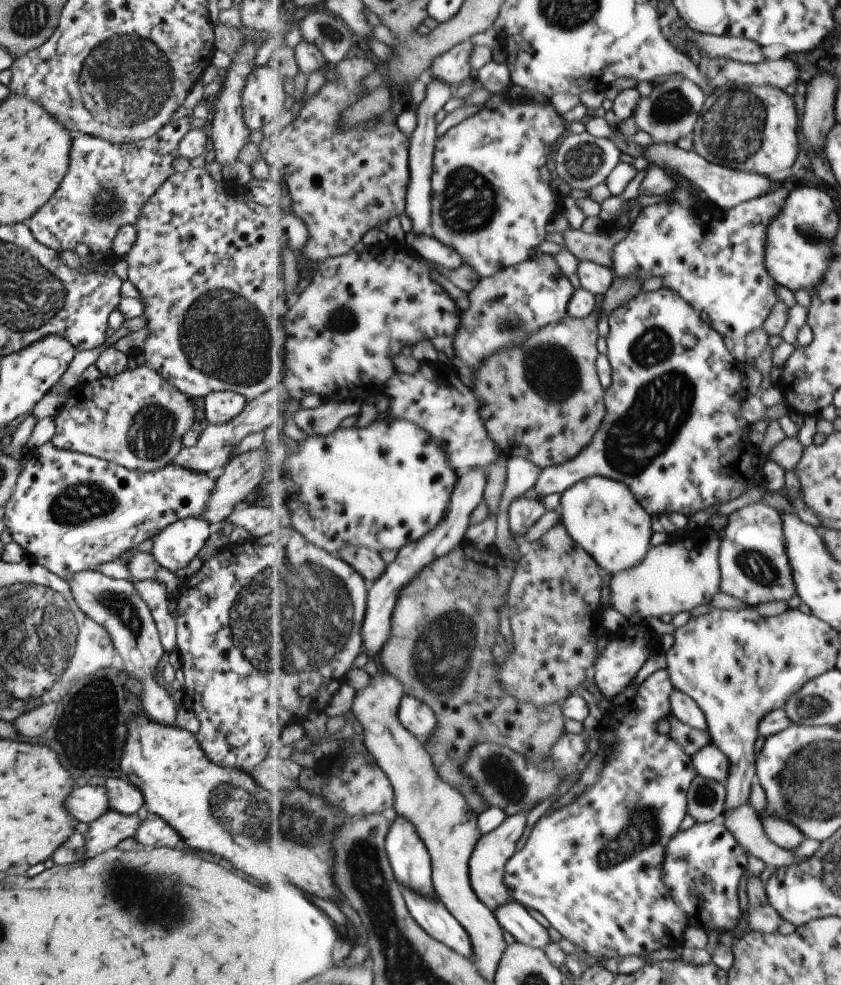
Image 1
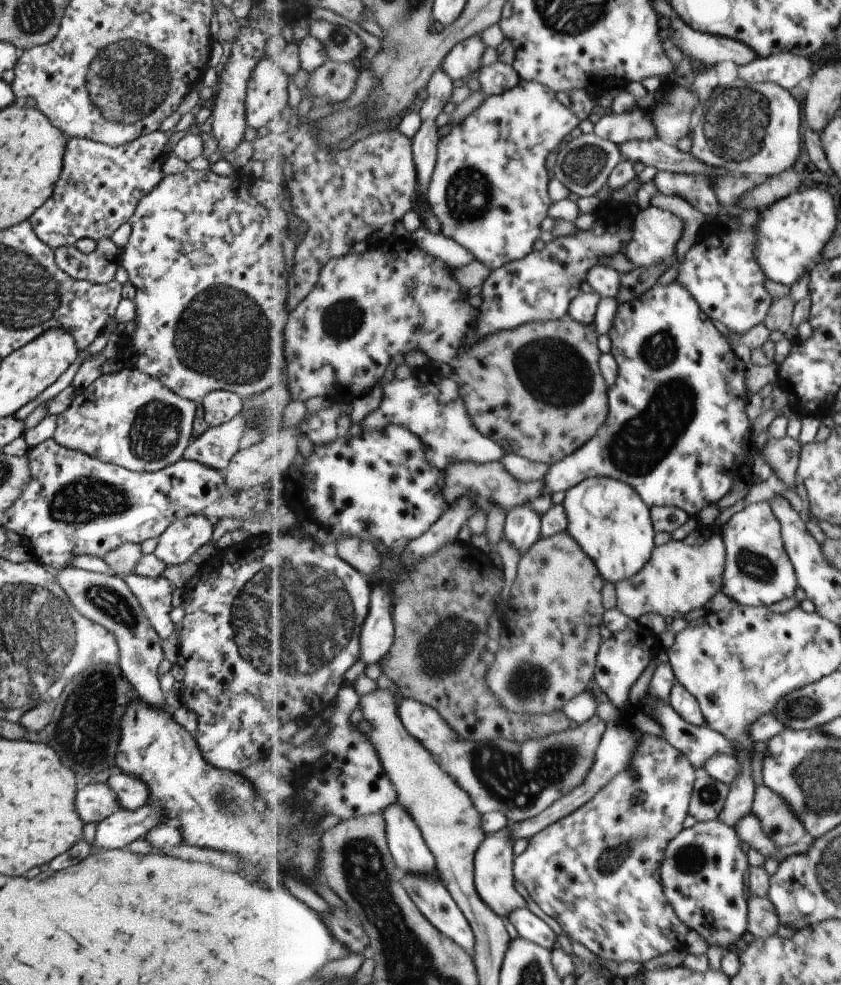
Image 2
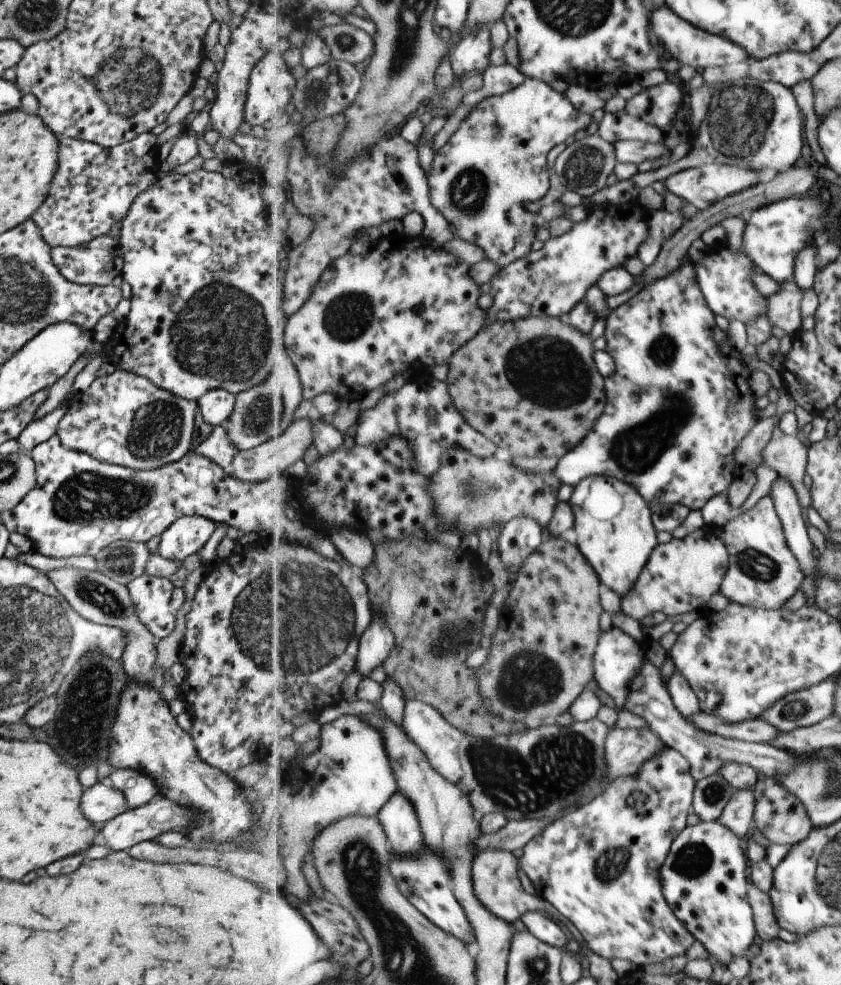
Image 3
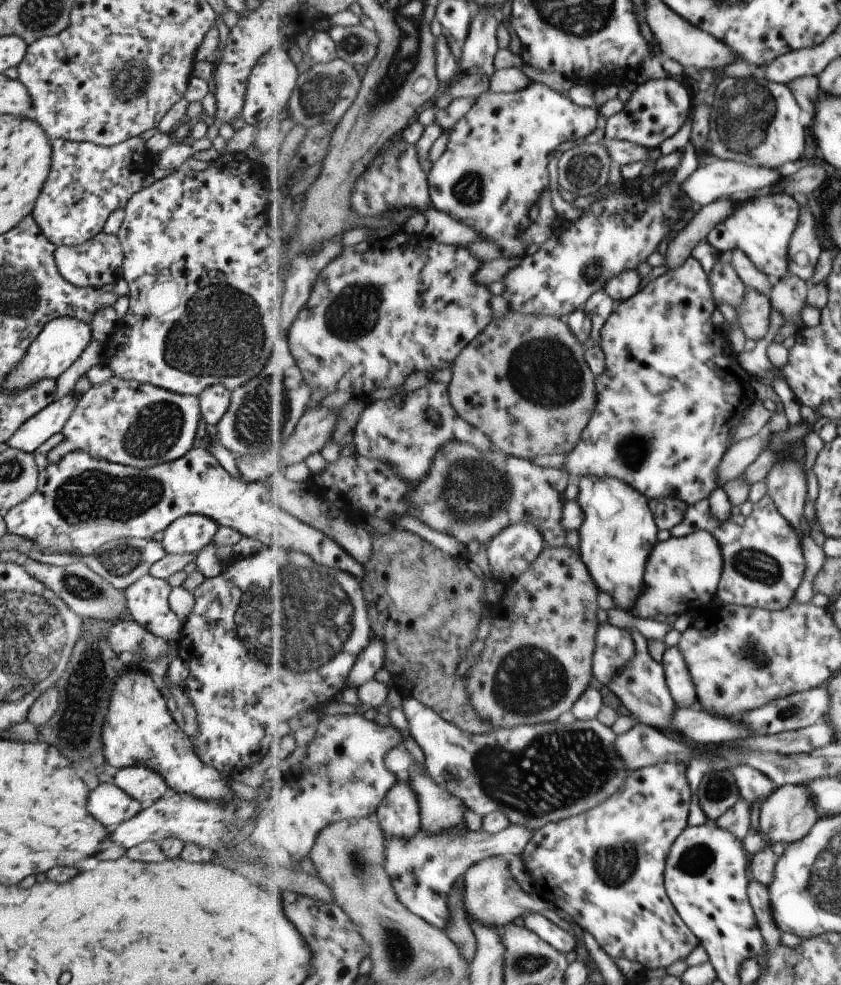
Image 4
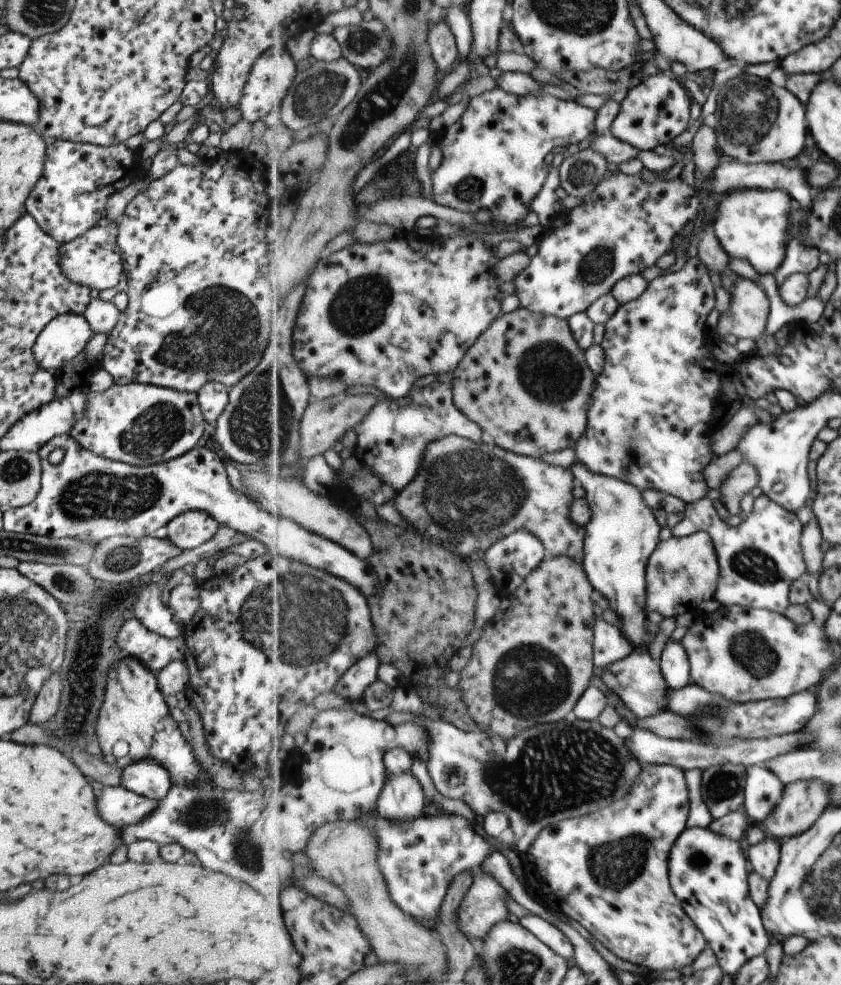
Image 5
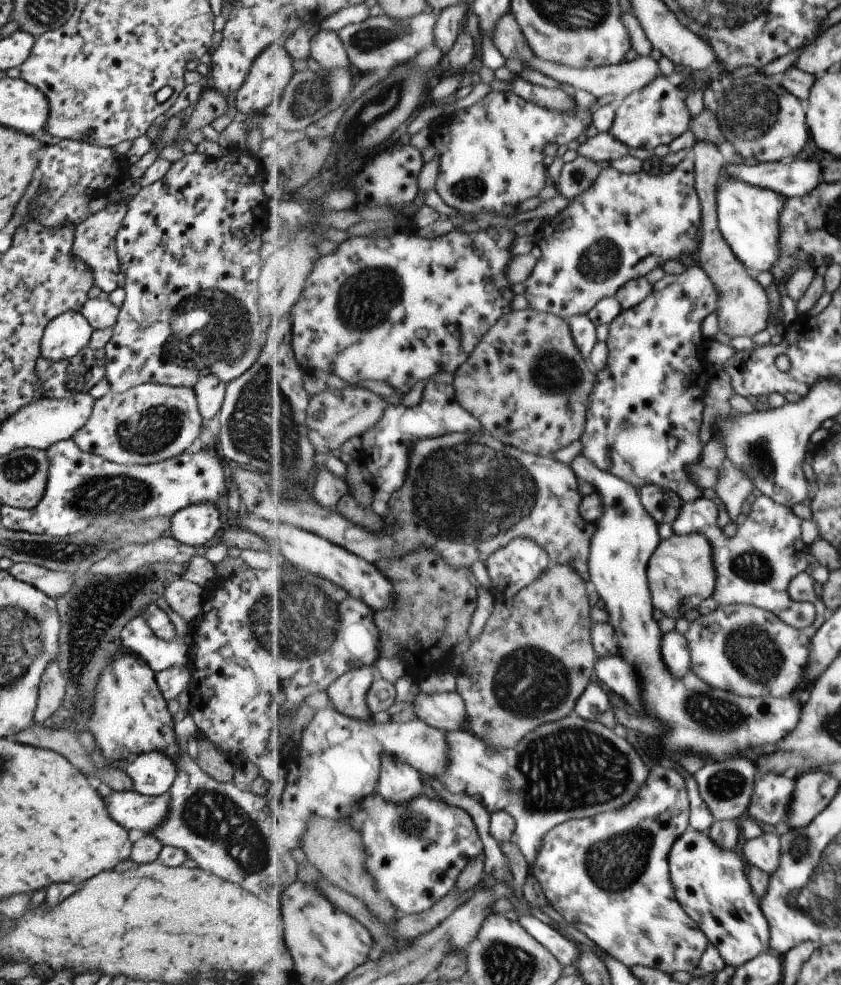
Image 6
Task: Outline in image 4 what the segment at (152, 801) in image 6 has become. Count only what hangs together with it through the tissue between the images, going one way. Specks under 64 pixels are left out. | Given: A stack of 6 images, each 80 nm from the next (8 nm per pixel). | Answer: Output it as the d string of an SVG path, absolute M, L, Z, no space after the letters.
M101 783L90 791L87 812L105 828L114 828L136 815L143 806L113 783Z

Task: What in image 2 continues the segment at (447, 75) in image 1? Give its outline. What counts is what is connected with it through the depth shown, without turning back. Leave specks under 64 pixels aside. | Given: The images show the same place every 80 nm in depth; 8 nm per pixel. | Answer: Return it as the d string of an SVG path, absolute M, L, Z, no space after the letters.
M480 35L460 42L443 61L445 69L453 80L463 80L483 68L482 60L487 50Z

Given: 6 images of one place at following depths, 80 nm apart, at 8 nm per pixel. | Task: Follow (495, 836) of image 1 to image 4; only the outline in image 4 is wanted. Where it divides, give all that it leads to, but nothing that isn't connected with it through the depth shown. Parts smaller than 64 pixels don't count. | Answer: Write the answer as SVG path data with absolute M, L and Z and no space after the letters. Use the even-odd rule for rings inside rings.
M489 857L471 868L464 879L466 880L466 910L468 916L474 919L484 927L504 927L506 924L517 920L519 916L524 918L525 912L538 913L547 910L547 908L554 908L555 906L543 900L537 894L530 894L525 892L511 876L509 872L508 858L505 857ZM521 914L523 914L521 916Z

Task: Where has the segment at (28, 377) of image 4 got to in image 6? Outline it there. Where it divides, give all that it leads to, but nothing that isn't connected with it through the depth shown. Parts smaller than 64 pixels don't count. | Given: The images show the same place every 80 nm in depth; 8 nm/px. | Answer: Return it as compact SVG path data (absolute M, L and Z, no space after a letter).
M65 311L43 329L40 356L57 362L75 356L90 341L92 328L80 312Z

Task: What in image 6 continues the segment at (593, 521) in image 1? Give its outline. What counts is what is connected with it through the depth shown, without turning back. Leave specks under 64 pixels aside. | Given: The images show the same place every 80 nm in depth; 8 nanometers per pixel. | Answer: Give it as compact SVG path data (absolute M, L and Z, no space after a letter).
M583 453L577 455L572 462L574 471L578 477L593 485L604 500L603 516L597 521L598 529L593 537L590 552L590 586L596 588L596 592L604 601L605 610L609 616L609 623L615 629L618 642L618 655L629 661L636 670L641 672L642 701L645 703L645 712L655 716L665 724L667 732L663 734L663 742L669 750L675 752L691 753L699 757L713 758L715 761L725 761L731 757L739 757L748 749L755 749L763 745L778 745L799 724L802 708L806 701L805 696L798 693L793 697L779 698L769 695L760 697L744 697L731 691L715 688L705 682L698 674L690 670L679 678L672 673L662 655L664 632L661 625L653 616L654 598L650 589L649 568L651 557L658 549L662 541L659 536L659 523L651 516L651 513L643 506L642 492L626 480L613 473L601 470L590 458Z

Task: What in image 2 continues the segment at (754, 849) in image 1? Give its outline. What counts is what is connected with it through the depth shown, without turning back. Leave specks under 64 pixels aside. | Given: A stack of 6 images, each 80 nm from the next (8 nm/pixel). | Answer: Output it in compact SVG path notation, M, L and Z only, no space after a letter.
M753 814L747 815L742 822L735 827L738 835L743 840L743 844L749 847L756 848L761 851L763 856L771 858L771 856L776 856L778 864L784 858L777 852L777 845L774 840L771 840L770 836L763 830L760 818Z

